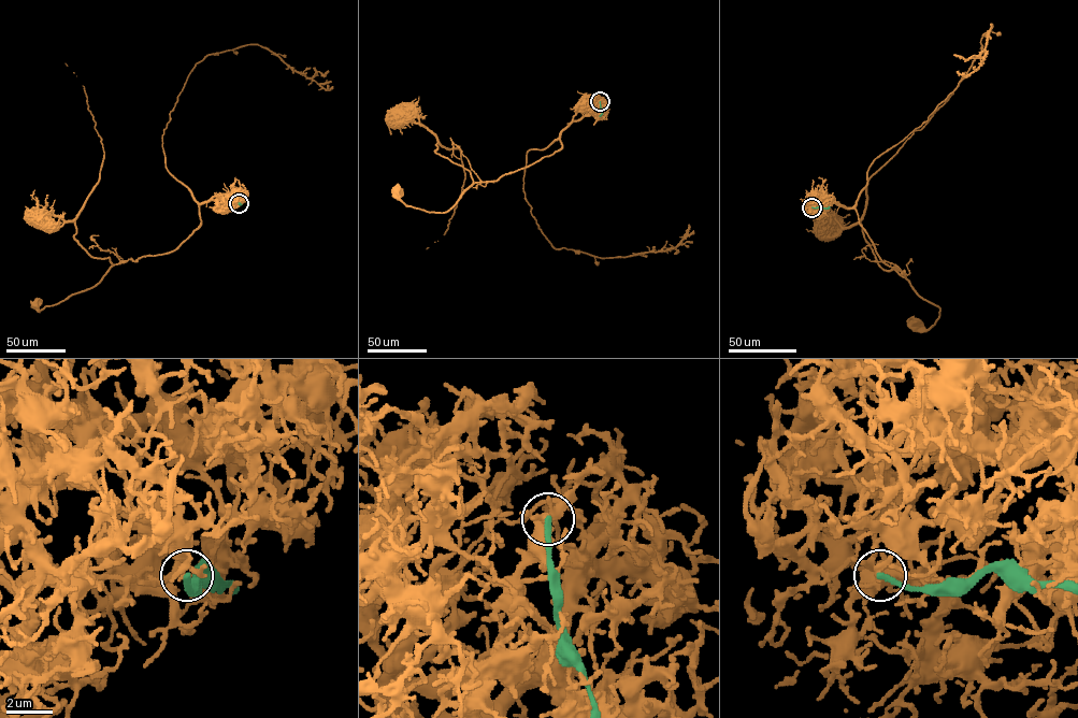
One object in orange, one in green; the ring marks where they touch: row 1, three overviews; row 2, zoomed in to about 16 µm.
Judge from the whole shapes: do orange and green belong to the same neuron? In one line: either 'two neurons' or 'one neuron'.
two neurons

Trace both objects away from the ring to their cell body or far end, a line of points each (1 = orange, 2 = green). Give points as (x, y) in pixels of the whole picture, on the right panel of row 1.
1: (811, 206), (832, 196), (853, 207), (881, 259), (904, 271), (914, 290), (939, 309), (926, 329), (914, 322)
2: (811, 206), (829, 206)

